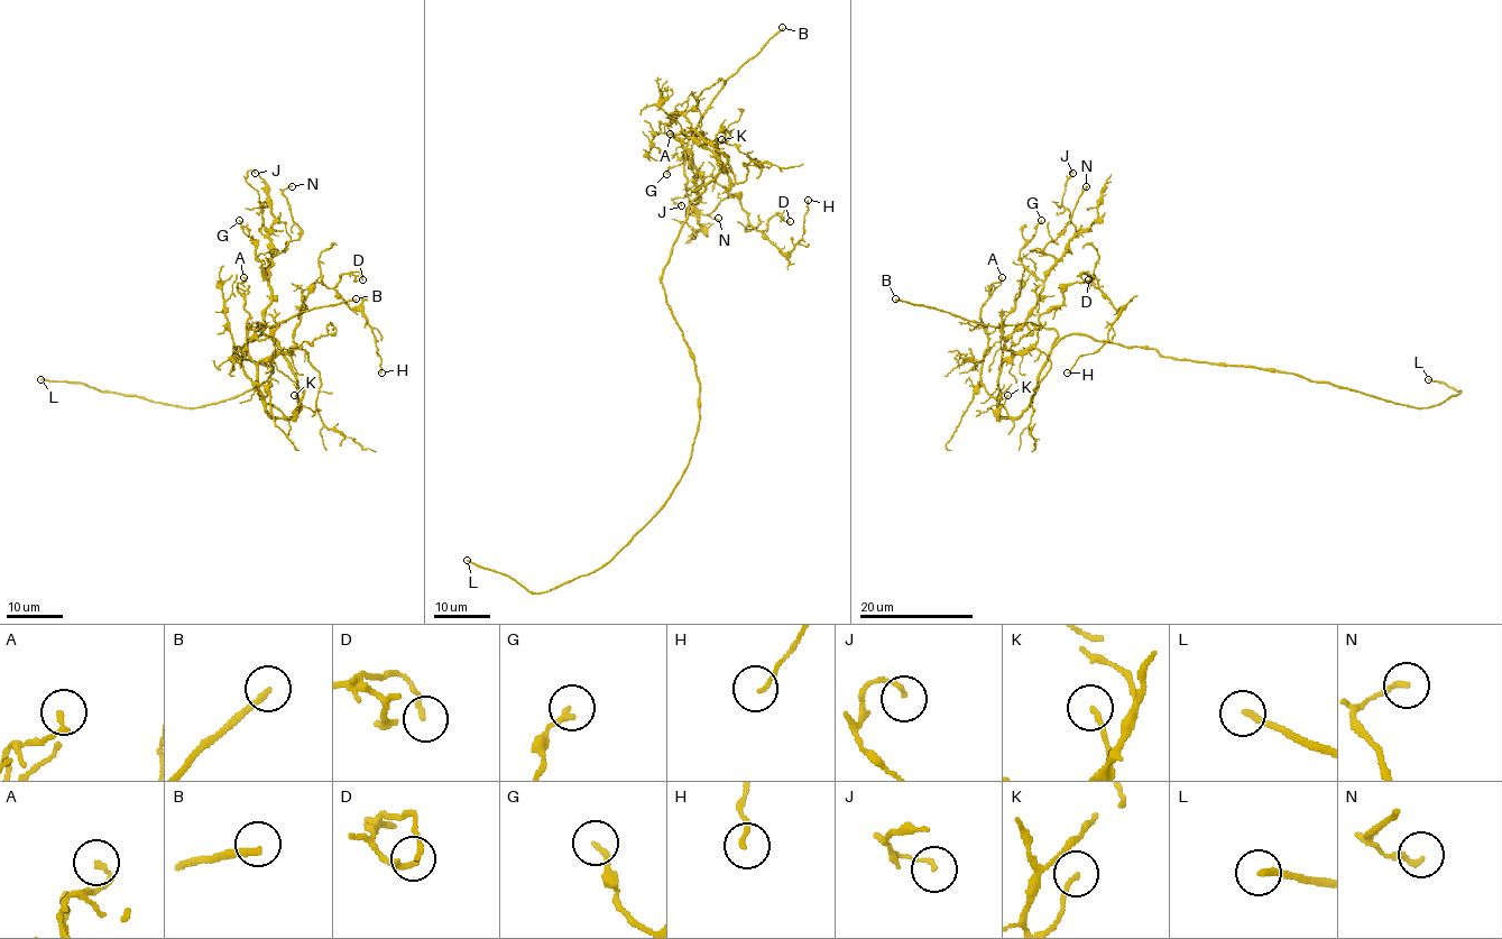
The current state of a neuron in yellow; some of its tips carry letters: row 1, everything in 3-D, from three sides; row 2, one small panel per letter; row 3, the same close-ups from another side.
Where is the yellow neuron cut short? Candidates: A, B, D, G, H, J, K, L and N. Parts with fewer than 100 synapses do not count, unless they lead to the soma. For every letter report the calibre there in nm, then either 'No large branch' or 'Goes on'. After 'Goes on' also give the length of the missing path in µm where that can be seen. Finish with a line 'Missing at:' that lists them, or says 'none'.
A: Thickness 180 nm. No large branch
B: Thickness 200 nm. Goes on. Missing length about 30 µm
D: Thickness 130 nm. No large branch
G: Thickness 180 nm. No large branch
H: Thickness 110 nm. No large branch
J: Thickness 110 nm. No large branch
K: Thickness 130 nm. No large branch
L: Thickness 220 nm. Goes on. Missing length about 250 µm
N: Thickness 180 nm. No large branch
Missing at: B, L

